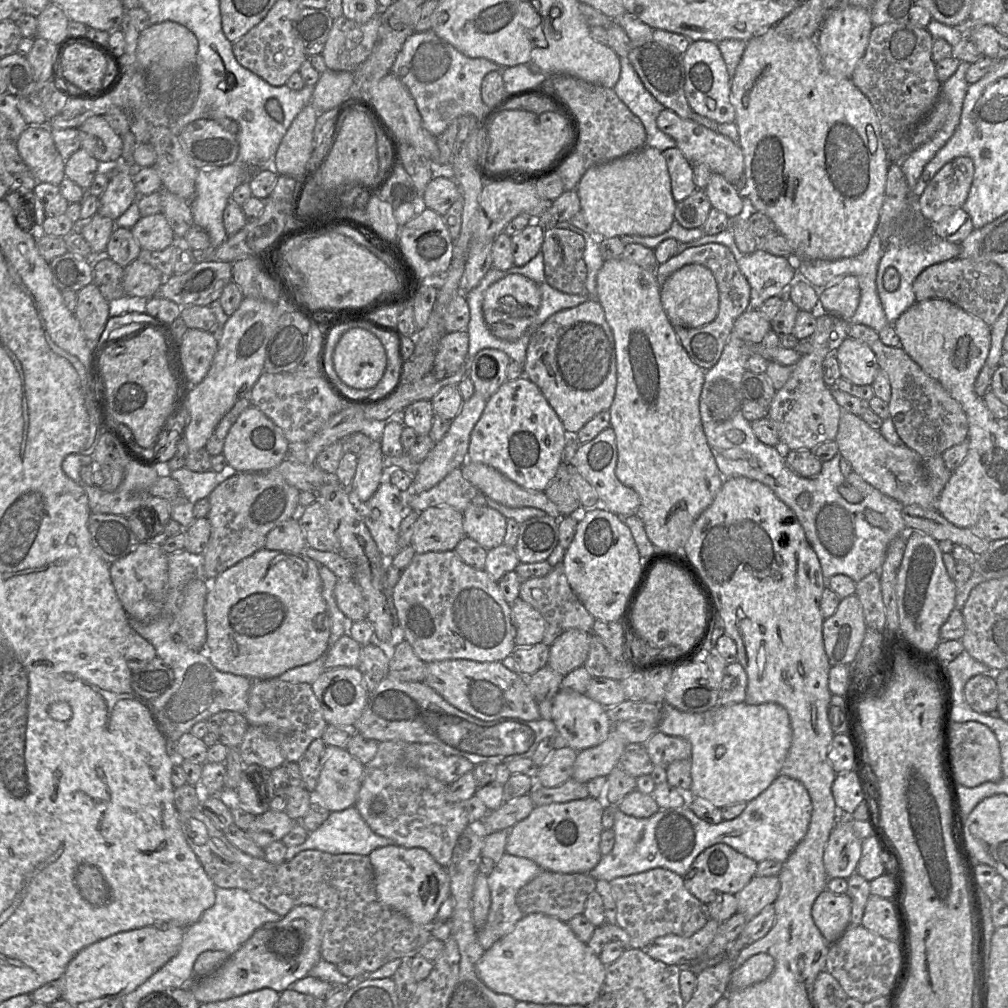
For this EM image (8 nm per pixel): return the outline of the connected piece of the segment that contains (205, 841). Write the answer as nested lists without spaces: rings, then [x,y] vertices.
[[[200,808],[179,812],[179,822],[188,845],[216,886],[246,890],[256,901],[282,917],[299,905],[311,905],[321,909],[324,913],[321,925],[321,956],[327,962],[335,965],[349,962],[361,968],[363,973],[370,973],[394,959],[411,959],[431,937],[430,926],[415,923],[403,913],[385,906],[378,900],[374,871],[368,855],[304,850],[291,860],[273,864],[264,858],[244,853],[231,844],[224,832],[216,828]]]

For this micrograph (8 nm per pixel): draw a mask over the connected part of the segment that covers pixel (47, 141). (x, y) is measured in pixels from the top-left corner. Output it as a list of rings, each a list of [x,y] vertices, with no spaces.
[[[27,125],[16,147],[28,167],[28,172],[38,181],[59,186],[65,176],[65,160],[54,143],[48,125]]]

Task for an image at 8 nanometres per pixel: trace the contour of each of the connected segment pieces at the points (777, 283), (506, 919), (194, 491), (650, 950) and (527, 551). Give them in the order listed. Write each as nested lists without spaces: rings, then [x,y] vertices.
[[[730,229],[721,231],[715,235],[704,235],[703,237],[691,242],[679,243],[675,251],[675,256],[690,247],[701,246],[708,243],[723,244],[733,253],[740,272],[747,279],[751,287],[750,302],[747,310],[758,310],[767,299],[773,296],[786,295],[788,284],[795,277],[799,277],[796,264],[792,262],[794,260],[791,258],[772,255],[759,247],[753,253],[742,253],[738,249],[735,243],[734,235]]]
[[[504,853],[492,872],[487,876],[491,904],[485,924],[476,930],[478,942],[484,951],[513,931],[517,922],[524,916],[516,904],[516,895],[523,886],[542,871],[544,870],[529,859]]]
[[[228,465],[221,471],[193,472],[182,467],[169,473],[169,476],[180,485],[180,492],[192,504],[207,498],[210,493],[228,477],[237,472]]]
[[[709,919],[705,926],[690,937],[666,935],[642,949],[652,959],[668,965],[685,967],[699,961],[712,943],[720,923]]]
[[[546,515],[532,517],[520,524],[514,548],[521,563],[547,560],[558,544],[558,520]]]

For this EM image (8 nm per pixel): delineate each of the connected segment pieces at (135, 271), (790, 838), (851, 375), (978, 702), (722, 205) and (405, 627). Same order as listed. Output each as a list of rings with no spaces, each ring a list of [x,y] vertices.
[[[137,258],[124,268],[122,286],[125,296],[151,298],[156,295],[163,281],[157,269]]]
[[[779,775],[763,793],[748,802],[745,810],[737,818],[723,820],[719,824],[710,824],[701,820],[687,805],[674,809],[659,809],[649,818],[628,816],[616,807],[612,827],[615,835],[614,846],[610,853],[601,857],[597,866],[588,874],[595,880],[610,882],[619,877],[626,877],[655,868],[664,868],[684,877],[696,857],[717,843],[727,844],[757,863],[765,860],[785,862],[805,837],[811,815],[812,802],[805,786],[801,782],[783,775]]]
[[[847,337],[835,351],[841,378],[855,385],[872,385],[879,369],[875,353],[865,342]]]
[[[995,674],[971,677],[964,686],[964,697],[970,708],[980,714],[997,710],[998,691]]]
[[[712,173],[704,192],[711,206],[726,214],[730,219],[738,218],[747,212],[743,194],[720,174]]]
[[[455,551],[415,554],[391,590],[404,639],[425,663],[467,659],[477,662],[501,662],[516,648],[511,604],[504,599],[498,582],[483,569],[464,563]]]

